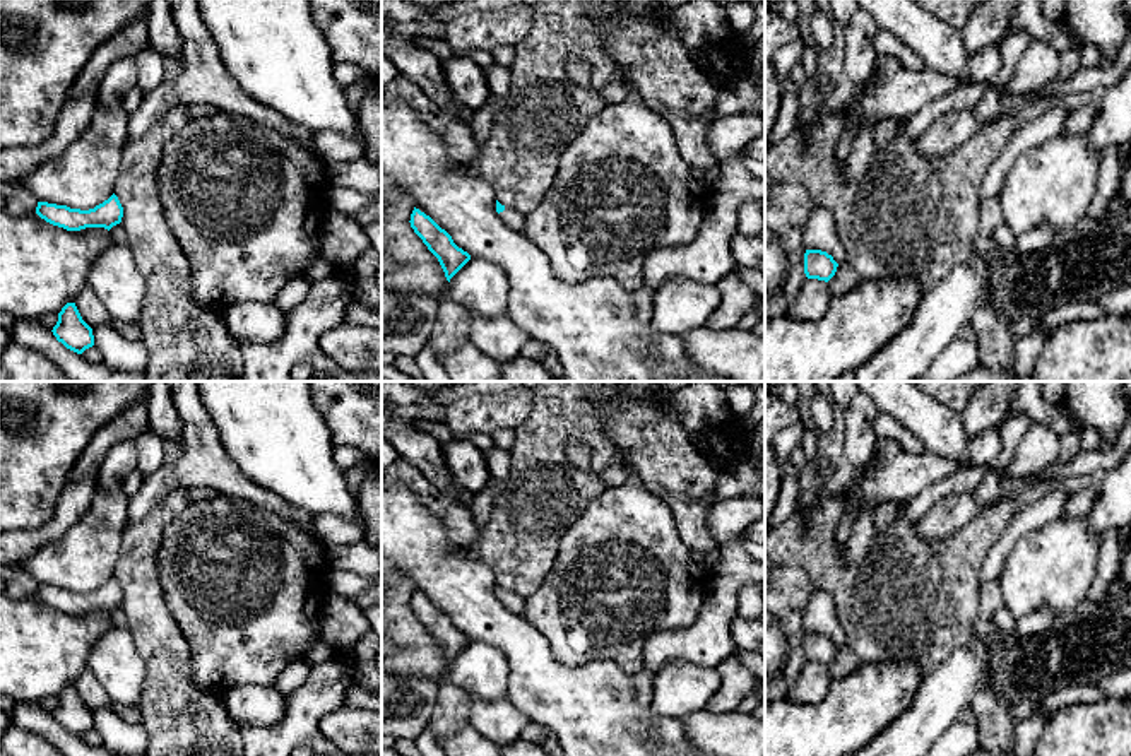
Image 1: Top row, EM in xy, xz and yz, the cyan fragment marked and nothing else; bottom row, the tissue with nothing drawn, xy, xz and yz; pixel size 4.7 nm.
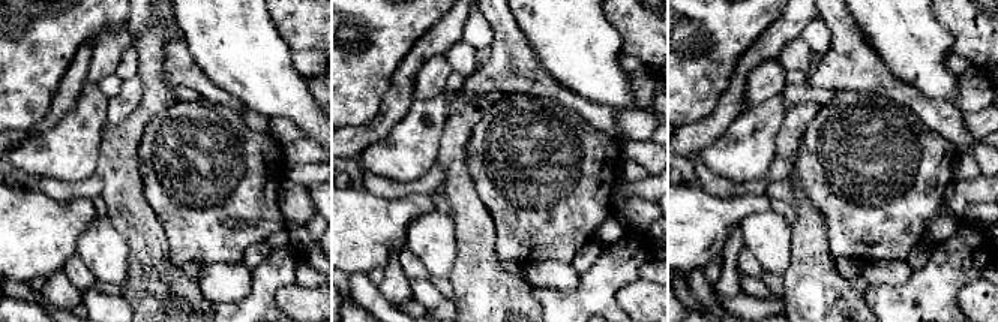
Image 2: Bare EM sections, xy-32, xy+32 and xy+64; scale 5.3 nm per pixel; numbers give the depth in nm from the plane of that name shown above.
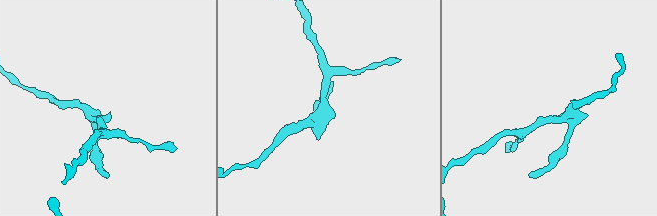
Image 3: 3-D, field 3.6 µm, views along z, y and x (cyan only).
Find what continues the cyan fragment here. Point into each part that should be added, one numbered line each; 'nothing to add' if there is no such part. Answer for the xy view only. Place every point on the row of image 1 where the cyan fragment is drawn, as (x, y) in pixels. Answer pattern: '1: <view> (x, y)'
nothing to add

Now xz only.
1: xz (509, 216)

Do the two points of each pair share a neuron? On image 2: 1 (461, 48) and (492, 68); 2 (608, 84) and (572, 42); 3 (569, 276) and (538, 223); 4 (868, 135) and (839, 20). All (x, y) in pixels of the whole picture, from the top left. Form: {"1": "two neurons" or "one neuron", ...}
{"1": "two neurons", "2": "one neuron", "3": "two neurons", "4": "two neurons"}

